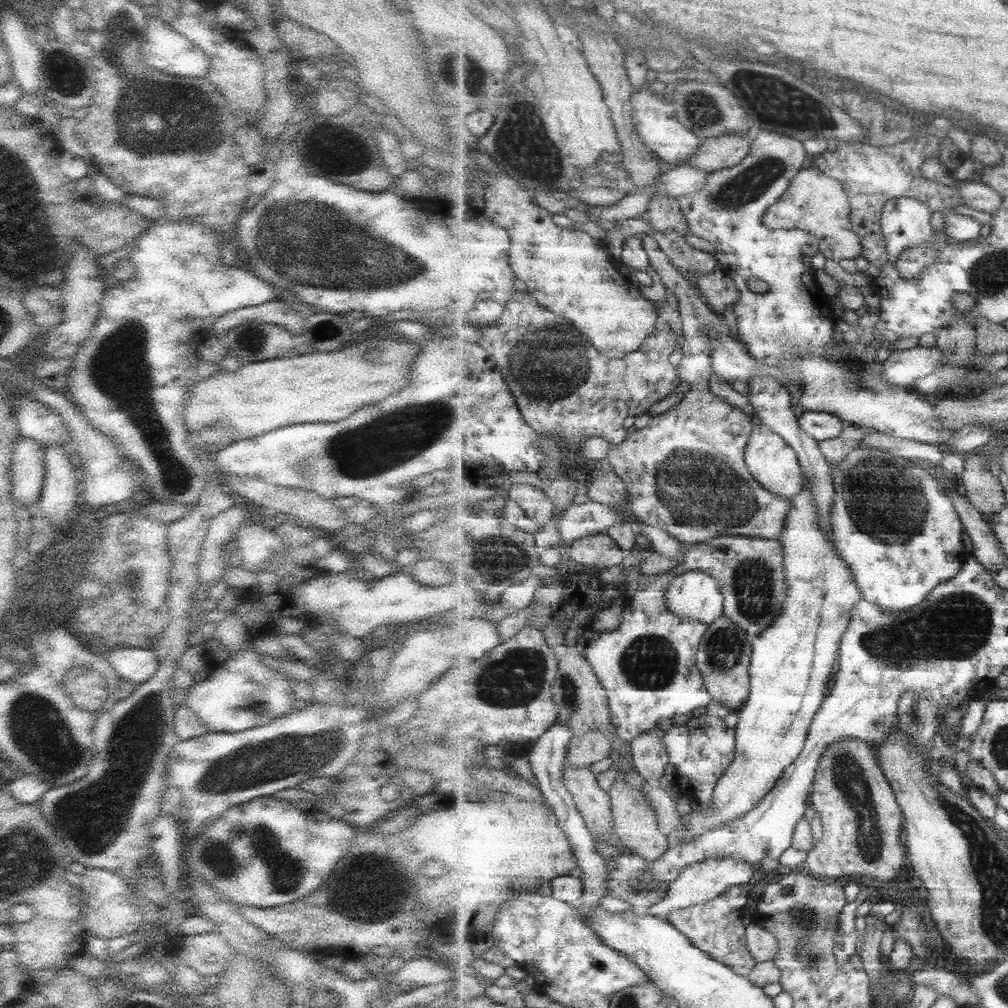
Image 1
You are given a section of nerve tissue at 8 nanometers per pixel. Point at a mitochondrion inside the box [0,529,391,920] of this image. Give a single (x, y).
(107, 803)

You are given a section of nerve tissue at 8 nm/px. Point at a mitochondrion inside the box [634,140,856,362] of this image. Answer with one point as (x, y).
(754, 181)

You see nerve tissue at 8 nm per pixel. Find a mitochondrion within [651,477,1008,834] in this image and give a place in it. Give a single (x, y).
(955, 627)

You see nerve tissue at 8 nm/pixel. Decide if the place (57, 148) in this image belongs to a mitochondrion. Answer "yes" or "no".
no

